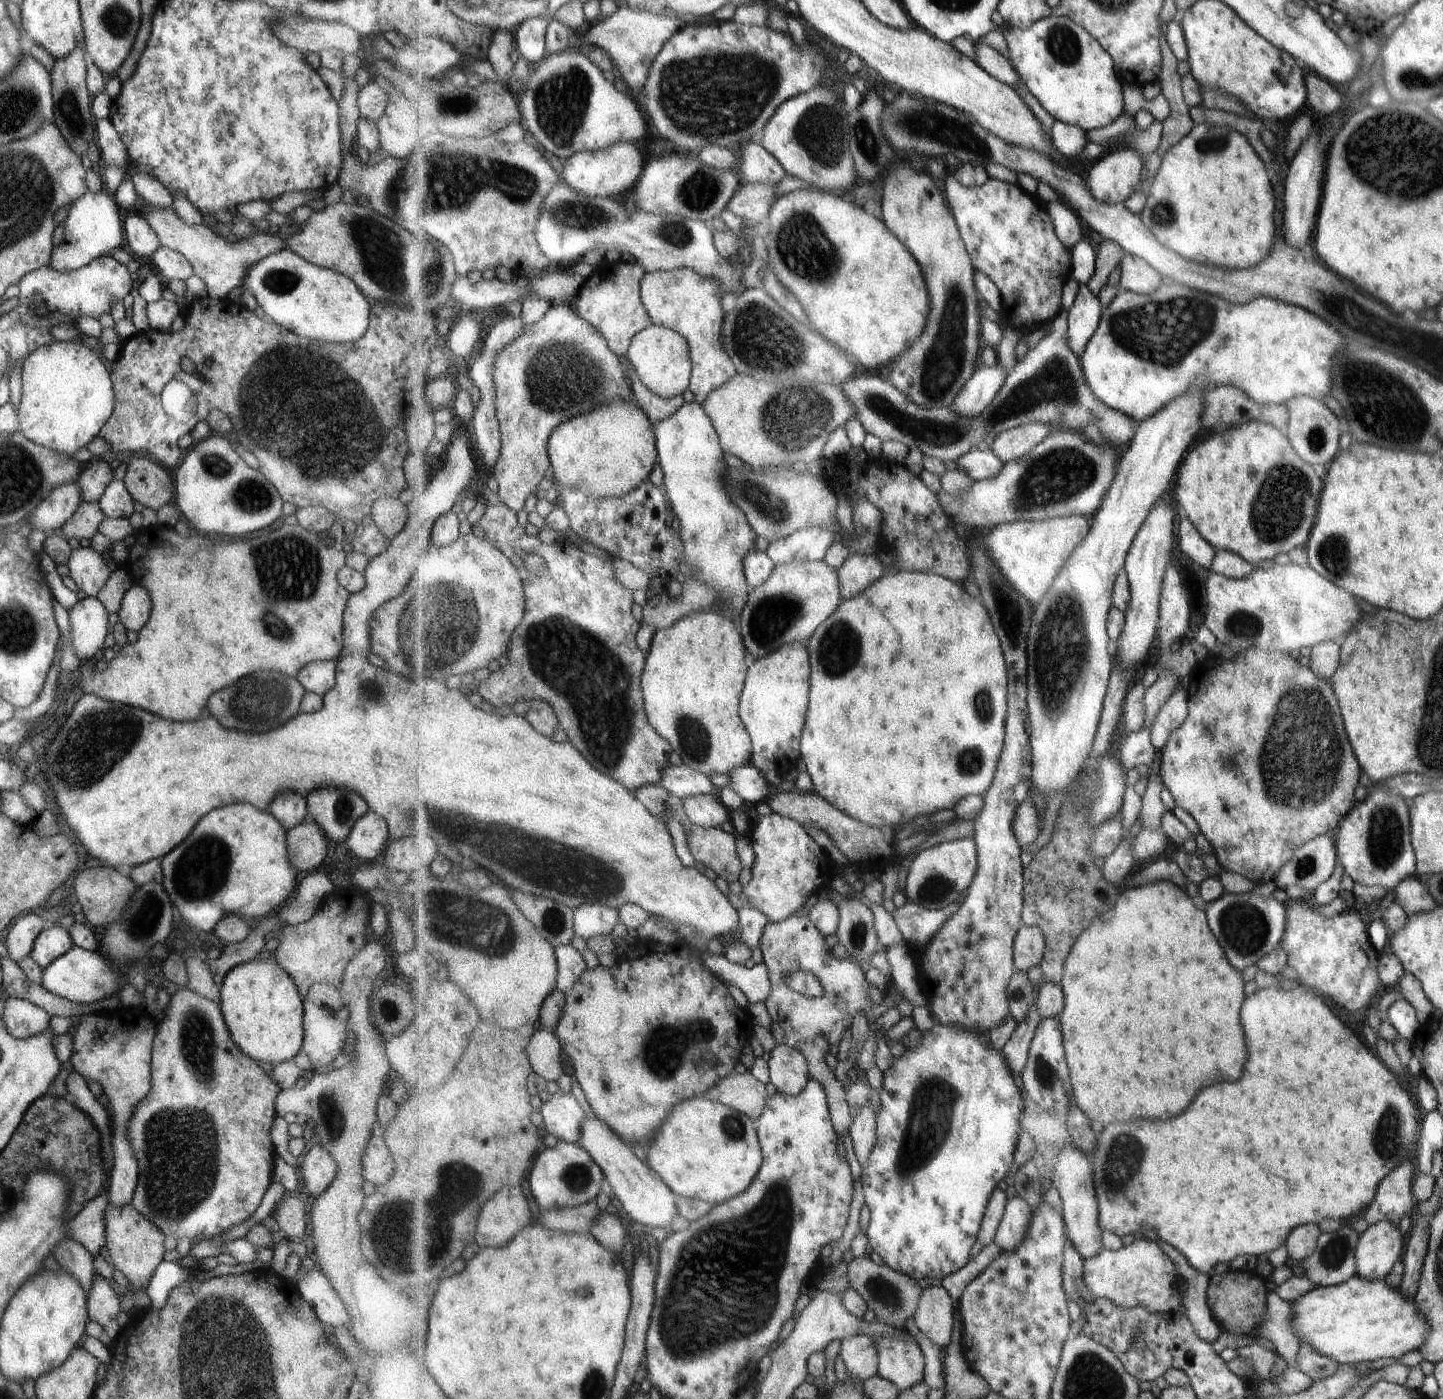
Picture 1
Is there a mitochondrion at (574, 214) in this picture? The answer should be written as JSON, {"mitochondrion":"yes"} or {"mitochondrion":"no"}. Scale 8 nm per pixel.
{"mitochondrion":"yes"}

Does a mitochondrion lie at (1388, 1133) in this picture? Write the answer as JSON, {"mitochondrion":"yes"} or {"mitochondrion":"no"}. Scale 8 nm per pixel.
{"mitochondrion":"yes"}

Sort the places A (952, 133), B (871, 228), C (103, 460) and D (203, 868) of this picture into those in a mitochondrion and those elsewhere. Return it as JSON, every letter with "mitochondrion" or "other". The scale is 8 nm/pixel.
{"A":"mitochondrion","B":"other","C":"other","D":"mitochondrion"}

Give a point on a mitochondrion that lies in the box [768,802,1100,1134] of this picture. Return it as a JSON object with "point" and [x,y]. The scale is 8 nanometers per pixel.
{"point":[1045,1073]}

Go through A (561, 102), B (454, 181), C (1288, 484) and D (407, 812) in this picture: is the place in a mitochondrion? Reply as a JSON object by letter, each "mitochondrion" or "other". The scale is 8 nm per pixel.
{"A":"mitochondrion","B":"mitochondrion","C":"mitochondrion","D":"mitochondrion"}

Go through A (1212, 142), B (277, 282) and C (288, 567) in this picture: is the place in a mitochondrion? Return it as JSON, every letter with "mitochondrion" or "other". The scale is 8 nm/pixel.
{"A":"mitochondrion","B":"mitochondrion","C":"mitochondrion"}

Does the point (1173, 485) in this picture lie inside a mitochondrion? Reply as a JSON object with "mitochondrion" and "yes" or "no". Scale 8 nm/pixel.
{"mitochondrion":"no"}

